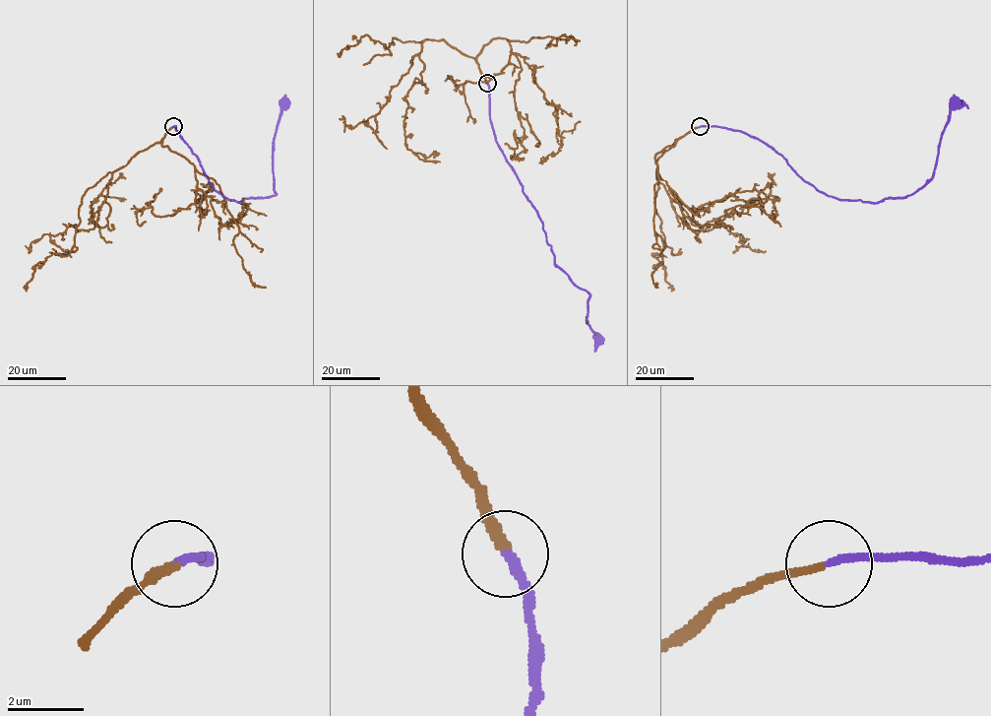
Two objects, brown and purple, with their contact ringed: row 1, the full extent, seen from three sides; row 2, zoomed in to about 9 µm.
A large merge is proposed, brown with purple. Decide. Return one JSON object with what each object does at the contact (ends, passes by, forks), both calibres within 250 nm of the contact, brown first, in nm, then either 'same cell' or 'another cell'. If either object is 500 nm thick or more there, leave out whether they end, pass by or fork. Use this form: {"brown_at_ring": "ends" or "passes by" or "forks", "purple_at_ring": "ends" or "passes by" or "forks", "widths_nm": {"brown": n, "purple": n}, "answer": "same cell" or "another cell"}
{"brown_at_ring": "ends", "purple_at_ring": "ends", "widths_nm": {"brown": 200, "purple": 240}, "answer": "same cell"}

